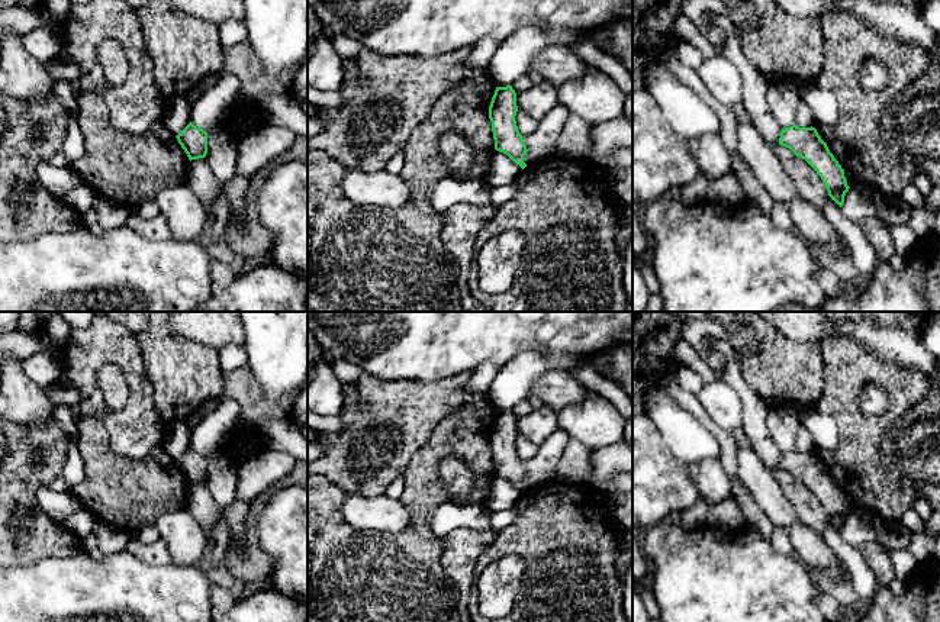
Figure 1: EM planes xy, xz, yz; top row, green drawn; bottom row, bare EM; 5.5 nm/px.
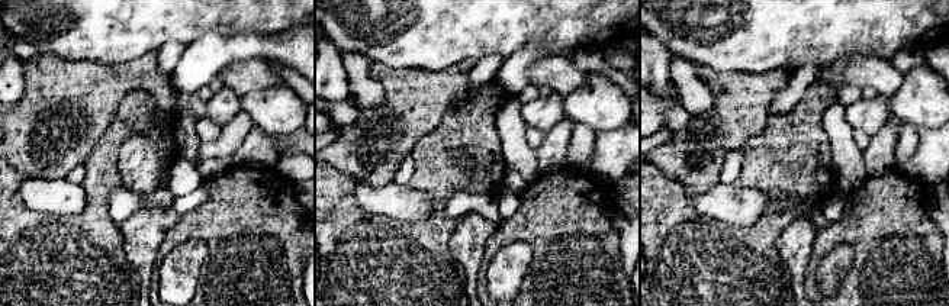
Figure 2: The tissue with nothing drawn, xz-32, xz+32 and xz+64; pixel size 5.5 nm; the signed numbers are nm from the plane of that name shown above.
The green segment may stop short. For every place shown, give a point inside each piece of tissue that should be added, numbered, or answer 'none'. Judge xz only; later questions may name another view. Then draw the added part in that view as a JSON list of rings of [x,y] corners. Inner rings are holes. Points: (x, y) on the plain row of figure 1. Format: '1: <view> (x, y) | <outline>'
none

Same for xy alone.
none

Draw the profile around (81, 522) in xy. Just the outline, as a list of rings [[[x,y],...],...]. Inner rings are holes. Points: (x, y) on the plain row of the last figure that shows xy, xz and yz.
[[[81,506],[73,515],[70,515],[62,525],[67,526],[80,539],[86,541],[91,534],[94,523],[96,518]]]

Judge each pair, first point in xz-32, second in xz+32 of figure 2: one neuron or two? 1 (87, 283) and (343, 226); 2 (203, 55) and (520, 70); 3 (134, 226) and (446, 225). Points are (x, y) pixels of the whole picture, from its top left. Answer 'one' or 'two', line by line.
1: one
2: one
3: two

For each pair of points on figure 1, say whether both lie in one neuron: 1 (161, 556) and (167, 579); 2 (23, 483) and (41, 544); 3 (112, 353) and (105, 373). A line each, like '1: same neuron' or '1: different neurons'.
1: different neurons
2: same neuron
3: different neurons

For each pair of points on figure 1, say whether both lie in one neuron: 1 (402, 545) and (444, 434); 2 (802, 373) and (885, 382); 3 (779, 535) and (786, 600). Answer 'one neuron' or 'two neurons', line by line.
1: one neuron
2: two neurons
3: two neurons

